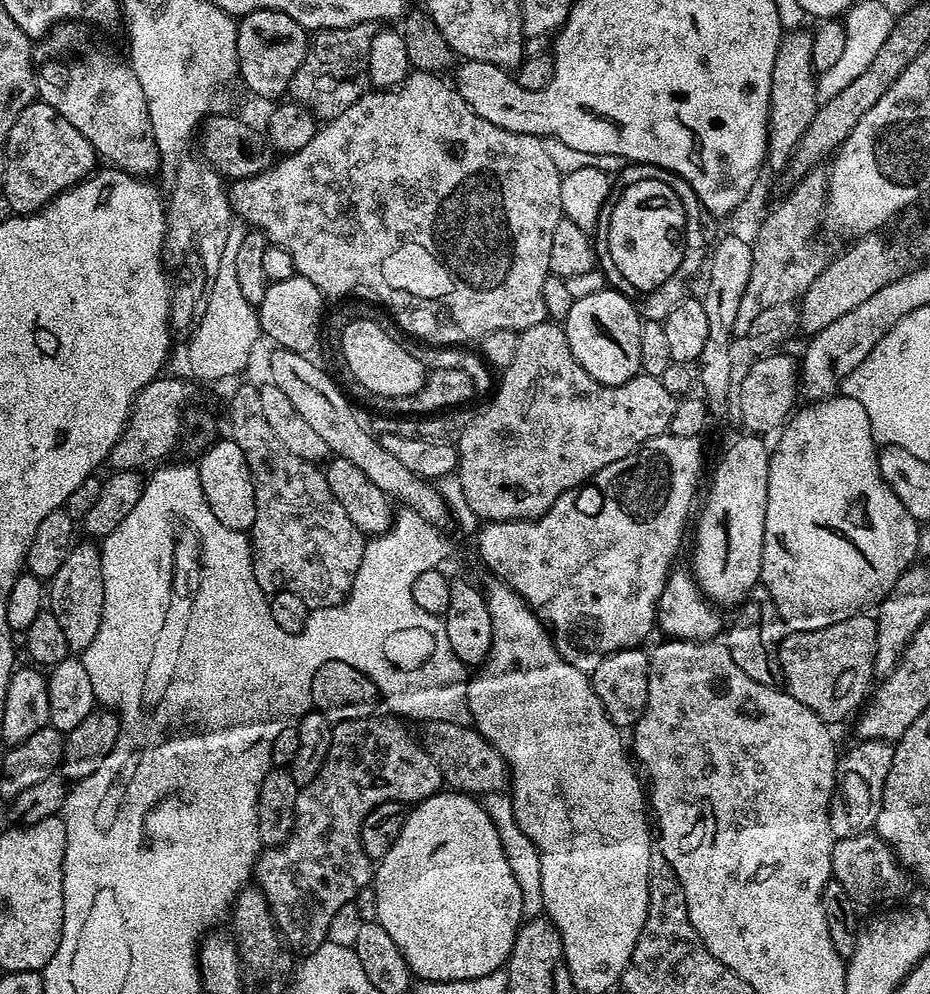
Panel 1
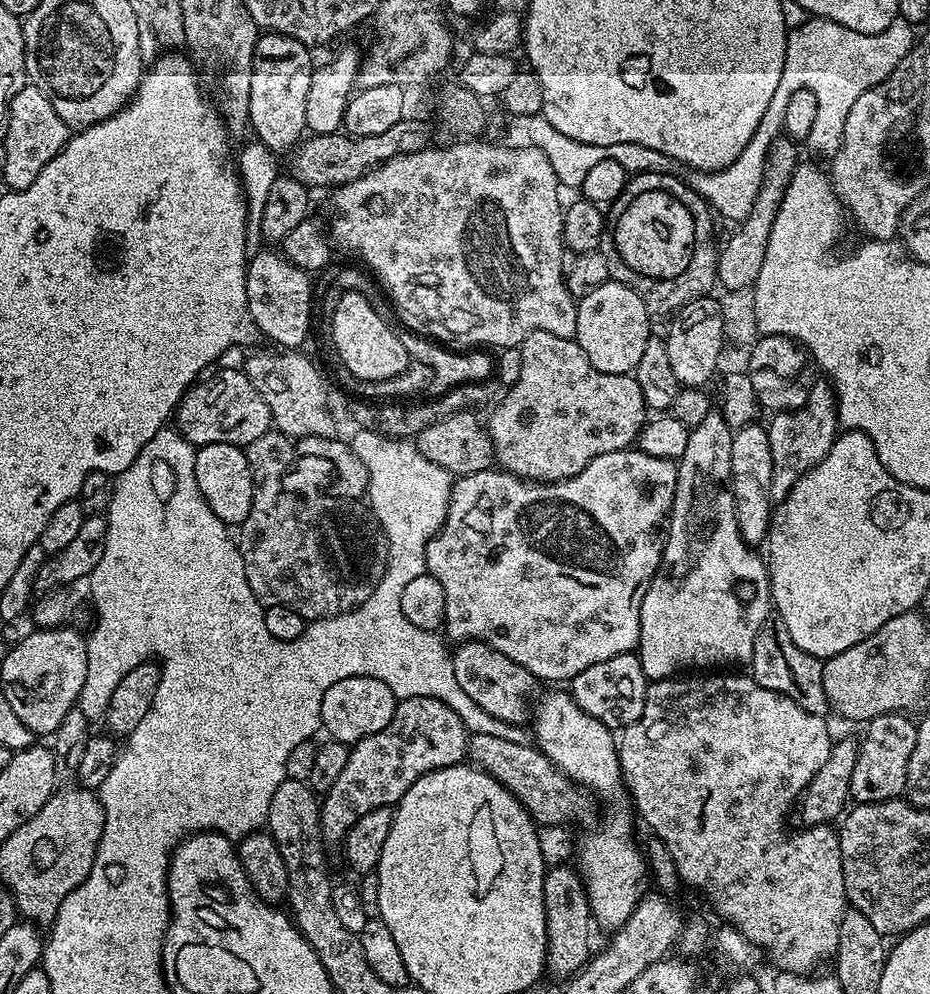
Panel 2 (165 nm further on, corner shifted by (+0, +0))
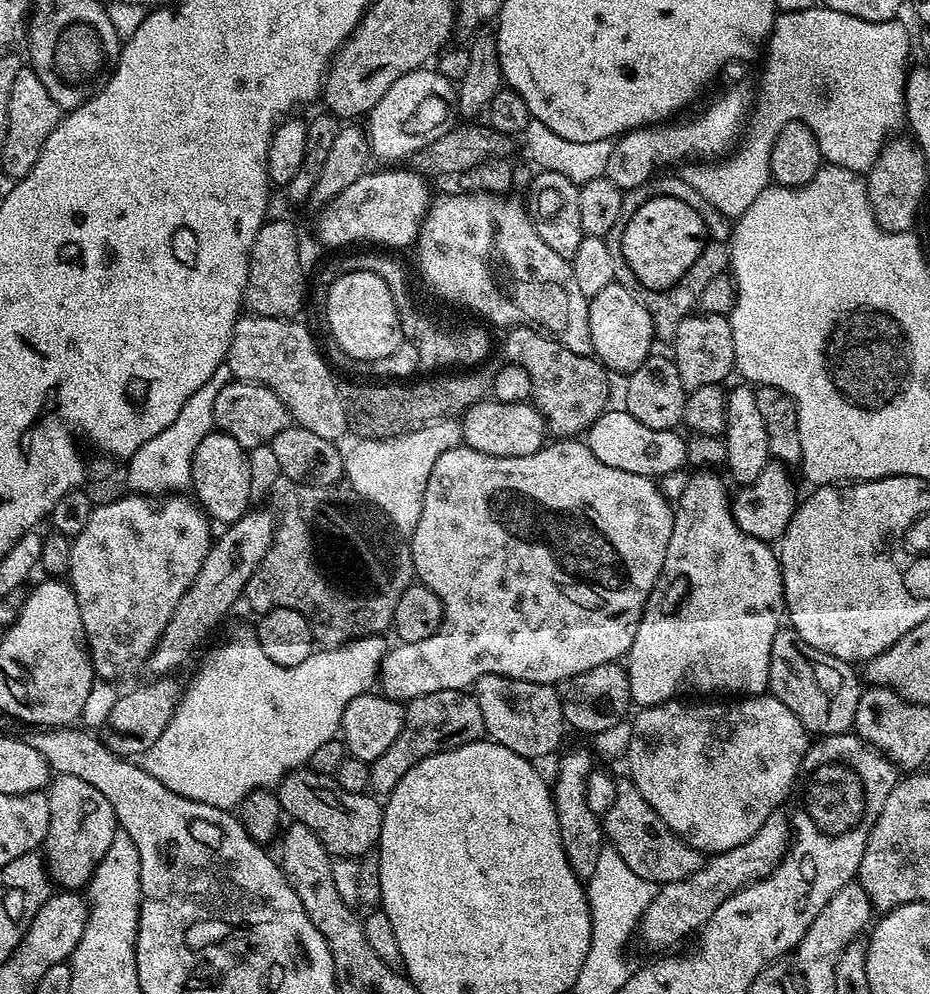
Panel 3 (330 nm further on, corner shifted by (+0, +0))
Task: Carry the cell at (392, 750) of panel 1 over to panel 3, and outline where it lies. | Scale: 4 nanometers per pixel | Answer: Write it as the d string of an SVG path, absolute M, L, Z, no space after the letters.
M455 688L438 690L434 694L422 694L418 698L407 701L402 734L394 738L393 744L388 747L386 754L382 754L382 758L369 763L369 789L376 794L392 792L394 786L402 782L402 774L406 774L406 770L422 762L422 758L430 758L439 752L473 744L476 740L485 739L485 736L482 710L478 707L475 695L471 691Z

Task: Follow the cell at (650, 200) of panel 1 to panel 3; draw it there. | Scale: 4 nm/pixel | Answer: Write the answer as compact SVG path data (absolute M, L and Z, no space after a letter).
M652 196L645 204L640 204L627 217L620 236L618 252L628 263L630 271L636 275L636 280L644 288L650 288L653 293L674 286L689 270L700 254L706 249L704 232L706 225L702 218L693 210L686 199L679 200L676 196Z

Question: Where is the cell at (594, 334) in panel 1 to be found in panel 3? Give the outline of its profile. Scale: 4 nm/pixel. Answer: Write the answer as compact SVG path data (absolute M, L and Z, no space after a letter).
M614 282L601 290L599 294L591 296L588 302L588 313L590 314L590 342L595 359L604 365L609 373L624 372L631 374L638 366L642 366L644 359L653 351L655 326L652 325L649 305L643 304L628 288L623 288L620 282Z

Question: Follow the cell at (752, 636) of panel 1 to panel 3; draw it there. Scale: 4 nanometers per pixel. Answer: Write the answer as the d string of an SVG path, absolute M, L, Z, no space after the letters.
M784 626L774 634L774 642L770 646L768 692L774 698L778 698L778 702L790 706L790 710L794 710L798 722L802 722L802 726L810 734L815 734L820 738L842 736L853 731L854 714L858 711L858 698L862 691L861 677L858 672L858 677L856 677L856 672L852 668L855 667L849 661L839 660L814 646L810 646L791 626Z

